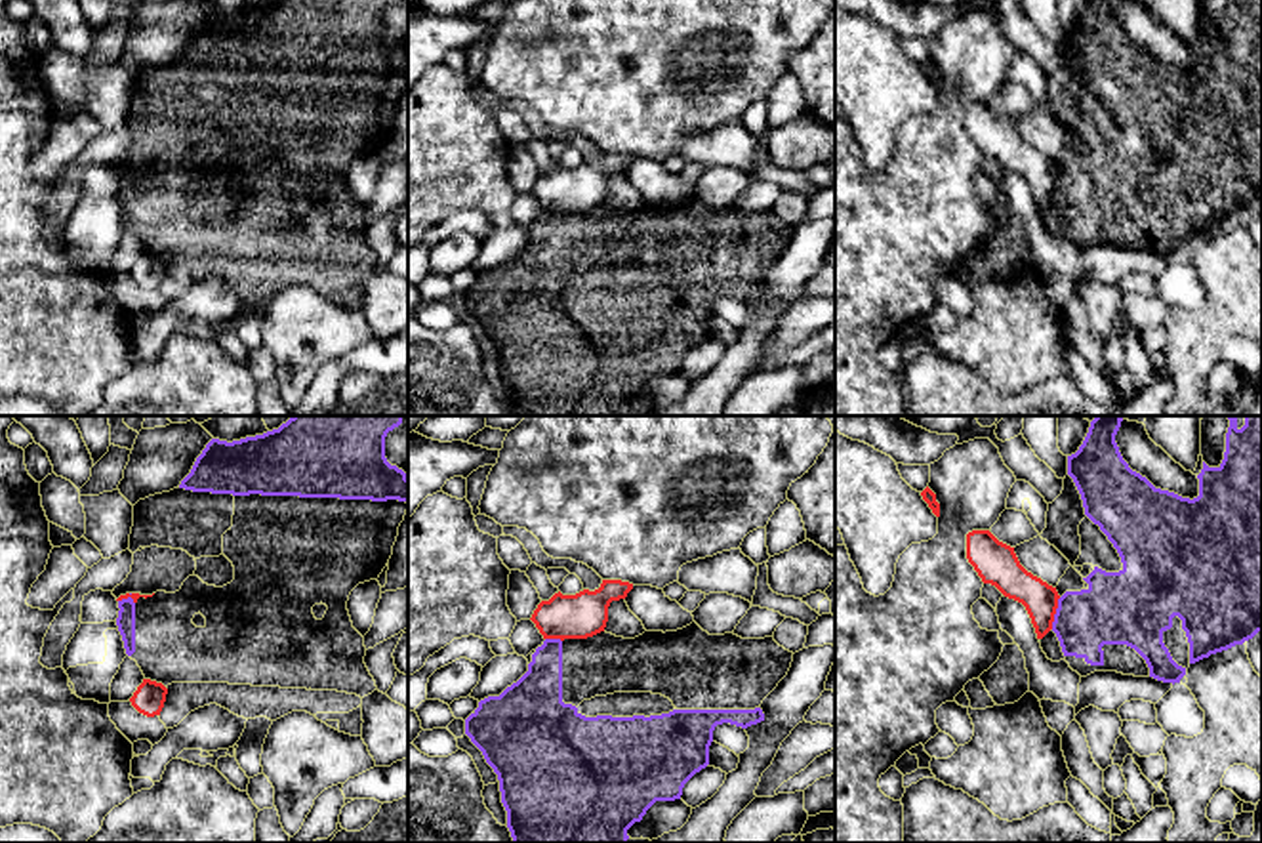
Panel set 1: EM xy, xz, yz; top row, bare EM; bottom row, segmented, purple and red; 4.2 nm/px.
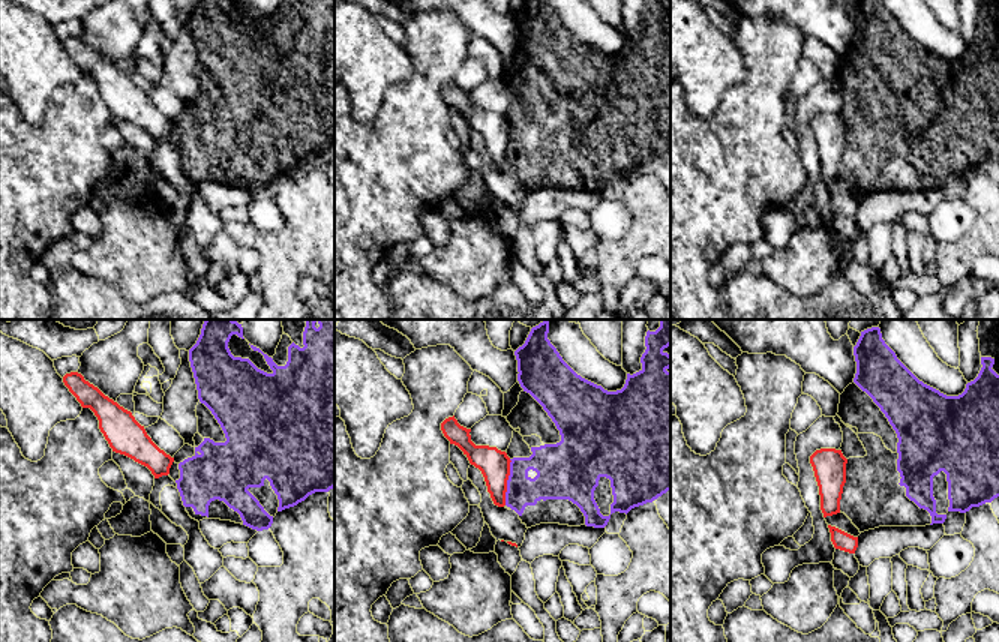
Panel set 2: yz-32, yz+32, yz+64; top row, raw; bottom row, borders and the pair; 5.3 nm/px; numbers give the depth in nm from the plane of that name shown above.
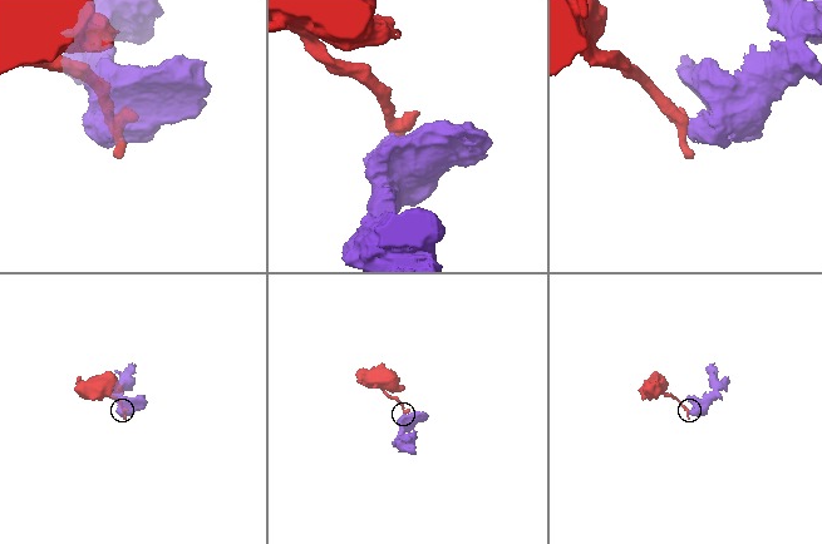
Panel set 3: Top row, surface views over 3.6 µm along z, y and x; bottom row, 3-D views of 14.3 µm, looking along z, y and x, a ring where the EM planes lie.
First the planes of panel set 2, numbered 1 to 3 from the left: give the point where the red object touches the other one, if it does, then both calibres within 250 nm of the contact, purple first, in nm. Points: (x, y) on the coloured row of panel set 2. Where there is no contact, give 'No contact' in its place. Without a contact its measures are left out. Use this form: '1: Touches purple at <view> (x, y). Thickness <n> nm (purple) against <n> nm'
1: No contact
2: Touches purple at yz+32 (507, 482). Thickness 200 nm (purple) against 160 nm
3: No contact

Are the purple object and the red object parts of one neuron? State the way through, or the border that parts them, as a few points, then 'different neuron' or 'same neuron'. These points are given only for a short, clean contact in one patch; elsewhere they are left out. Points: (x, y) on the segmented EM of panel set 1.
border along yz (1060, 597), (1051, 628); different neuron

